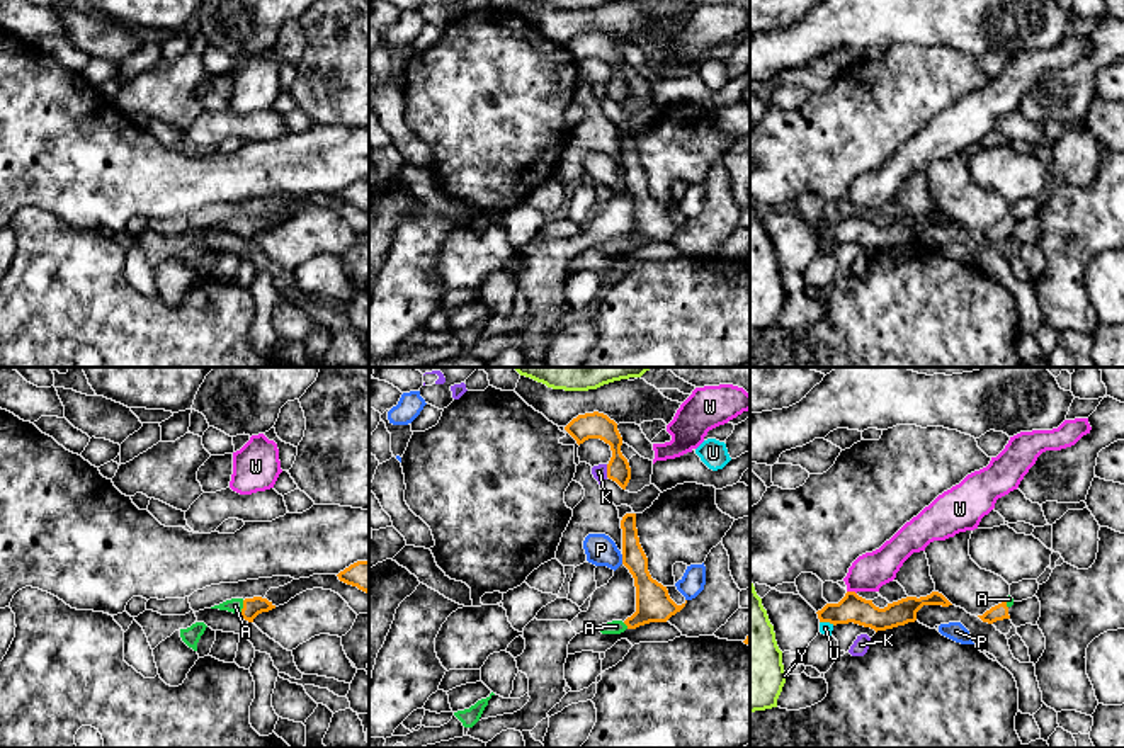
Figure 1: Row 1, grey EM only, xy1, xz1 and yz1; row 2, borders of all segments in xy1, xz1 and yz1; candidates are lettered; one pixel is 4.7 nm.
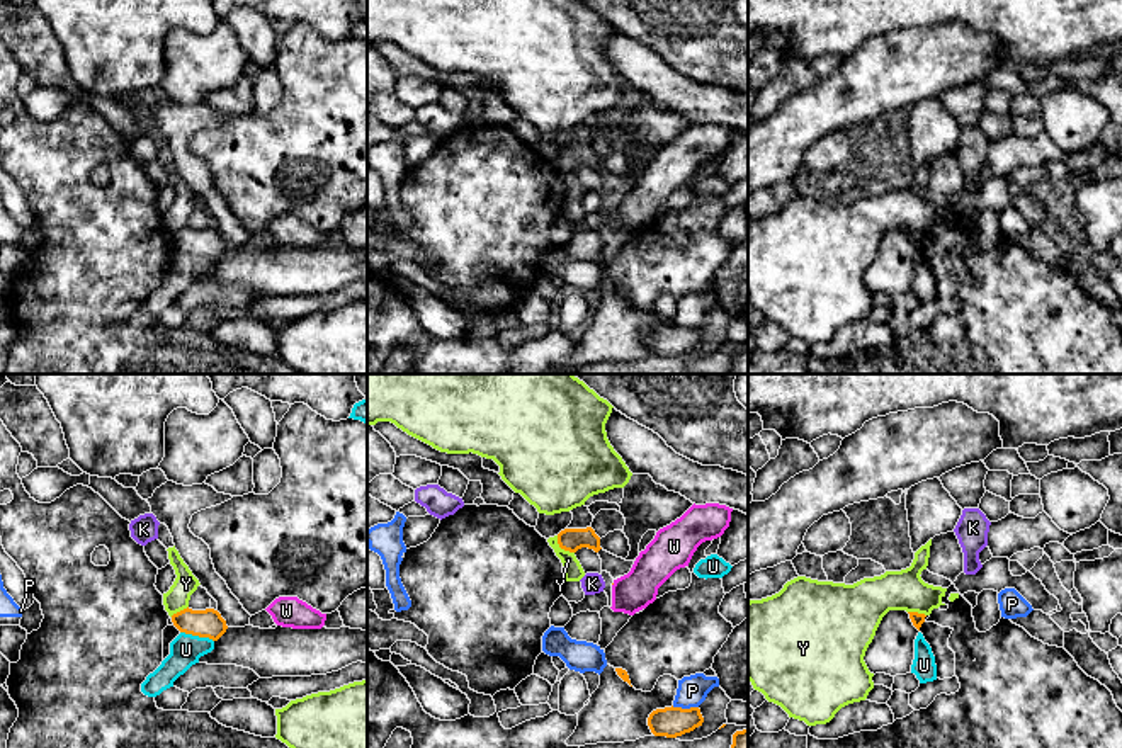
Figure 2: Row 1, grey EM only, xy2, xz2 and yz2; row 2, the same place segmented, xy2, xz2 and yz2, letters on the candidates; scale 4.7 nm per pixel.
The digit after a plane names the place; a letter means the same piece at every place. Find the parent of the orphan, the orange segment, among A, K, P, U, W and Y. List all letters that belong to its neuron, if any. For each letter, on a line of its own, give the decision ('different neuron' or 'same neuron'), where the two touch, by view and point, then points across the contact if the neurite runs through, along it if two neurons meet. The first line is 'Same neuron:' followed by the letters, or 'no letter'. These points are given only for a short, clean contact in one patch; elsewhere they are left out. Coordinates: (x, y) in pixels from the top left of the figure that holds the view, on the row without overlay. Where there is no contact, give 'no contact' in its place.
Same neuron: A
A: same neuron; contact xy1 (244, 226); way xy1 (252, 226), (244, 226), (235, 225)
K: different neuron; contact xz1 (607, 90); border xz1 (606, 84), (607, 96)
P: different neuron; contact xz2 (685, 328); border xz2 (672, 325), (697, 327)
U: different neuron; contact xy2 (198, 254); border xy2 (181, 250), (208, 255), (213, 260)
W: different neuron; contact yz1 (852, 211)
Y: different neuron; contact xz2 (561, 167); border xz2 (556, 155), (556, 162), (573, 172)

